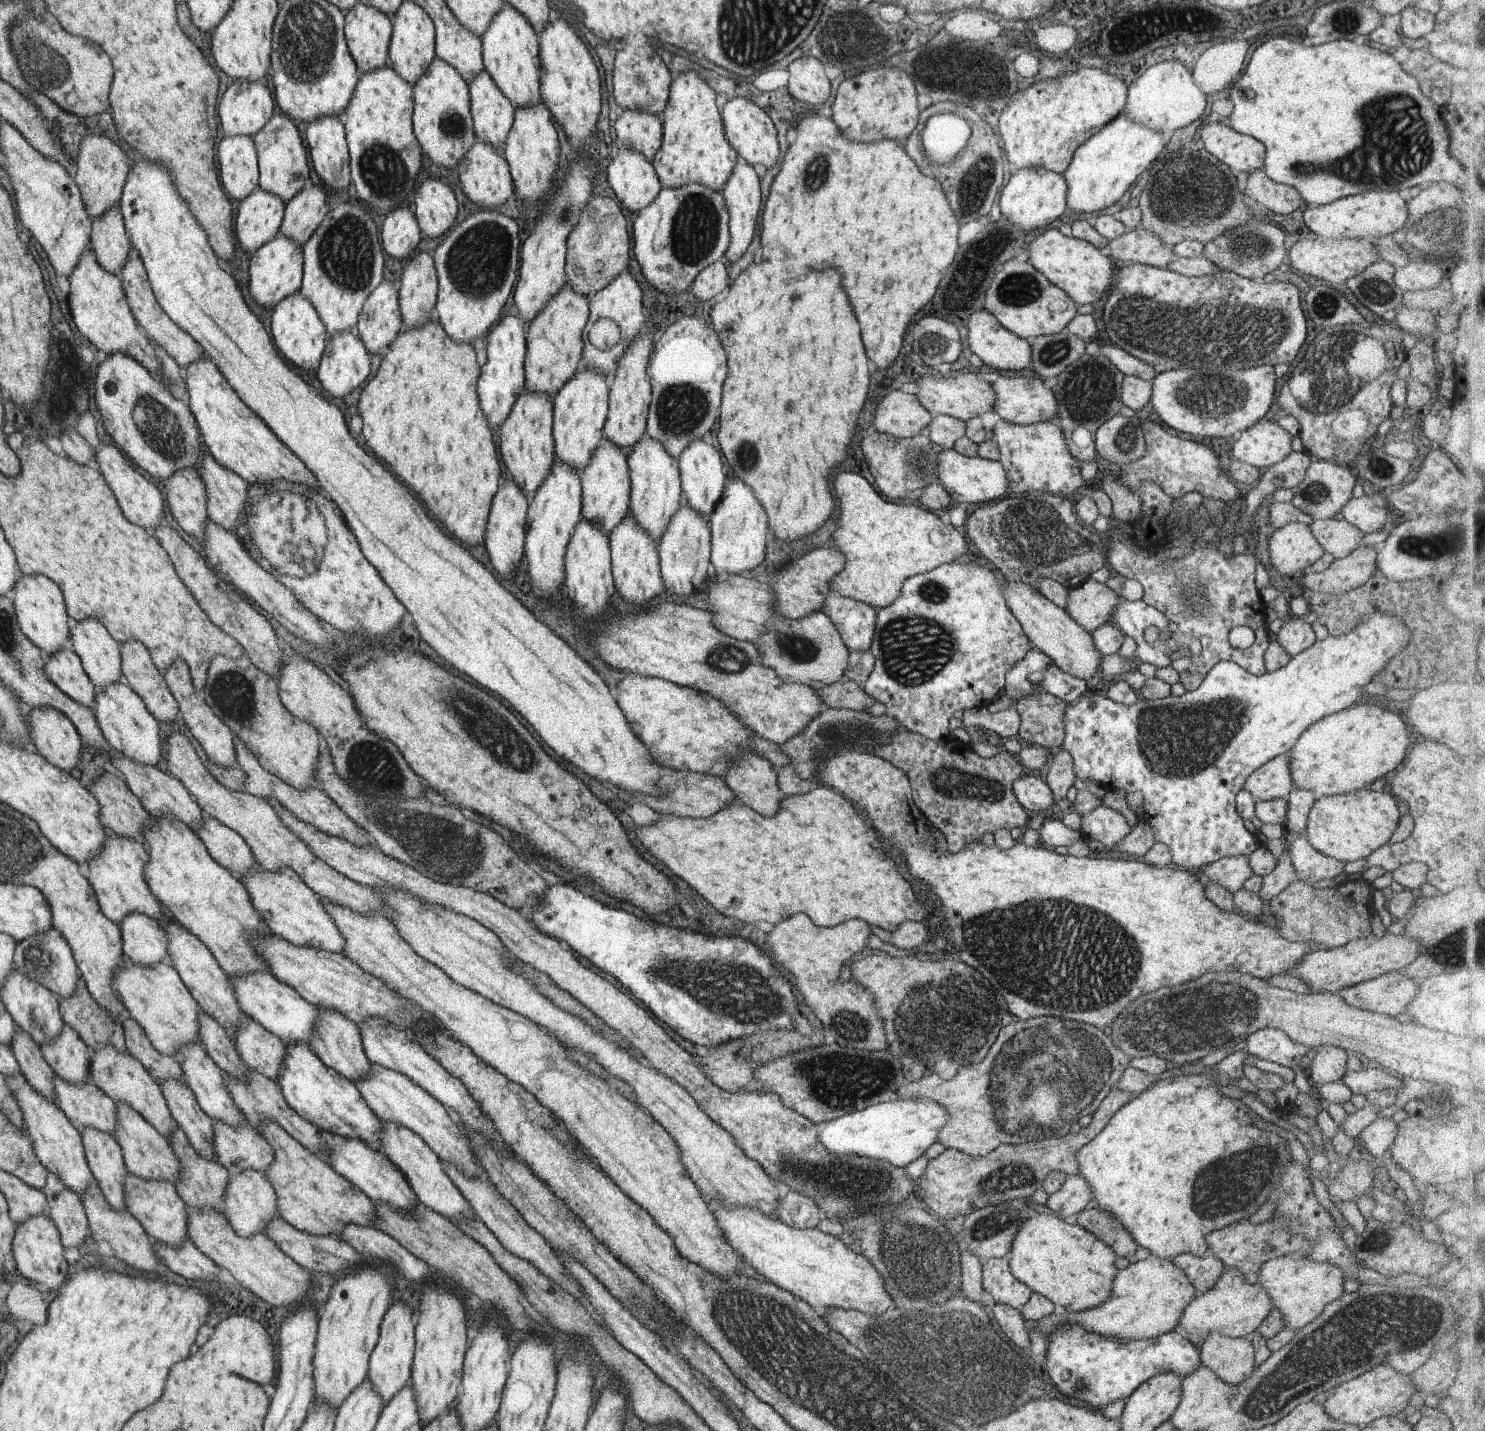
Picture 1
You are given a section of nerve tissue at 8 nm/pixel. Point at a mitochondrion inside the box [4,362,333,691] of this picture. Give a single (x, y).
(157, 425)

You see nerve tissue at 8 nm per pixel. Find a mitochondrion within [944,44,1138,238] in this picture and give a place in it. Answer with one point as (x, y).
(970, 199)

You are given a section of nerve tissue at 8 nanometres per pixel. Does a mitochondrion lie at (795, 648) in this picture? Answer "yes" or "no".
yes

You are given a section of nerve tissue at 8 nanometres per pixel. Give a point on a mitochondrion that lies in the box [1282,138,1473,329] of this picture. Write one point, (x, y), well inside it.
(1424, 234)

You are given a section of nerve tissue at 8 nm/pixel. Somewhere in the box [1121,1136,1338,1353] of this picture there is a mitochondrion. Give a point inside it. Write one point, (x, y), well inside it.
(1213, 1193)

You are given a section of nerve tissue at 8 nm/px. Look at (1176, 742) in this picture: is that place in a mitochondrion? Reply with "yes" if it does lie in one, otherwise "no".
yes

